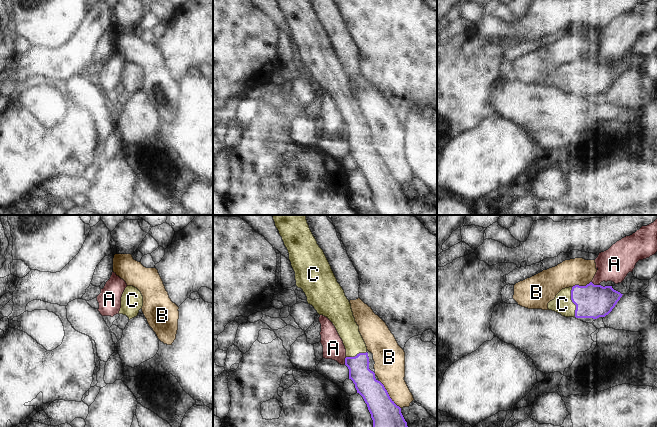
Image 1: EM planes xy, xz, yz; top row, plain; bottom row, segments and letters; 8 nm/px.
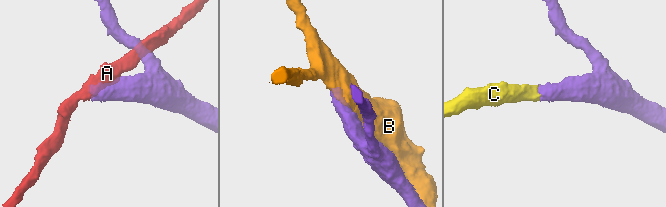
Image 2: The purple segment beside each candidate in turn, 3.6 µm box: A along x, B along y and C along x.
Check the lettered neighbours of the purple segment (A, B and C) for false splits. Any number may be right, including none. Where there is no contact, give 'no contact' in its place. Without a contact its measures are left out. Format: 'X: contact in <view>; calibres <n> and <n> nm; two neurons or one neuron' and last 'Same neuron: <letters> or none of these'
A: contact in yz; calibres 280 and 260 nm; two neurons
B: contact in xz; calibres 220 and 240 nm; two neurons
C: contact in yz; calibres 280 and 160 nm; one neuron
Same neuron: C

